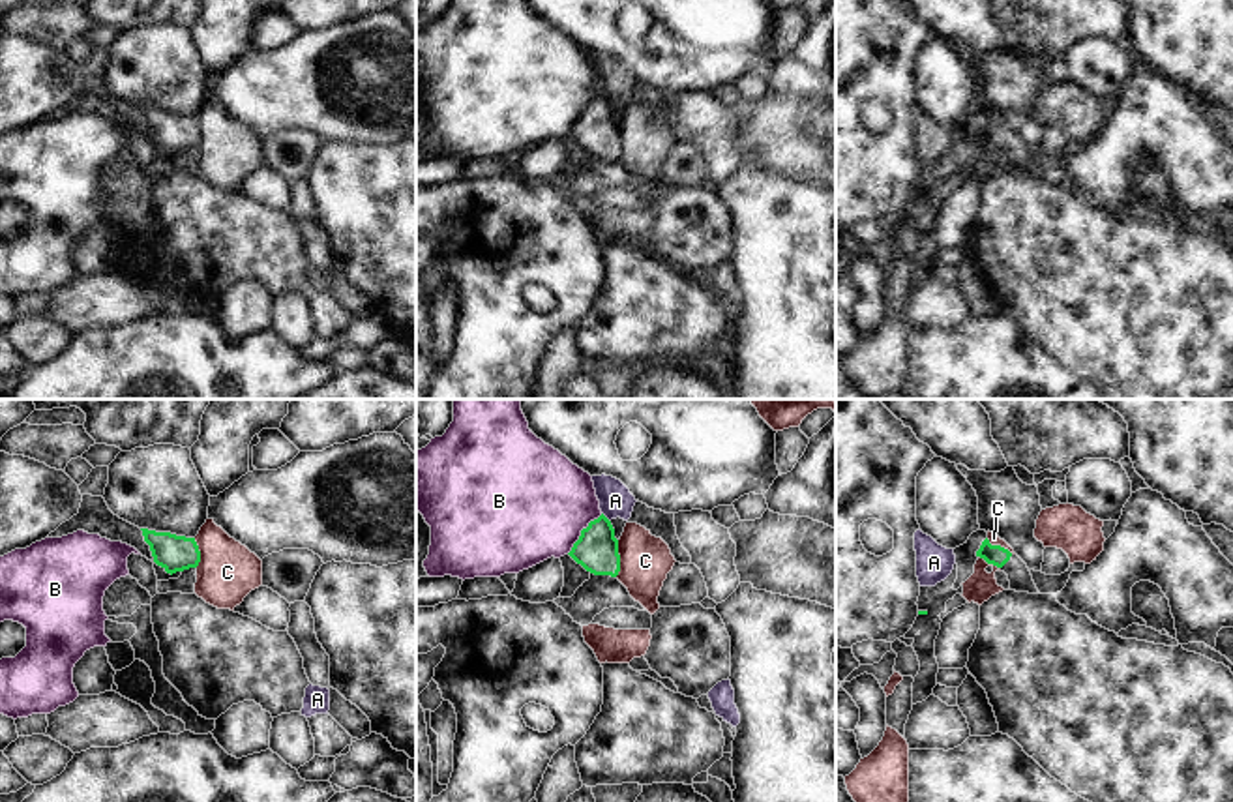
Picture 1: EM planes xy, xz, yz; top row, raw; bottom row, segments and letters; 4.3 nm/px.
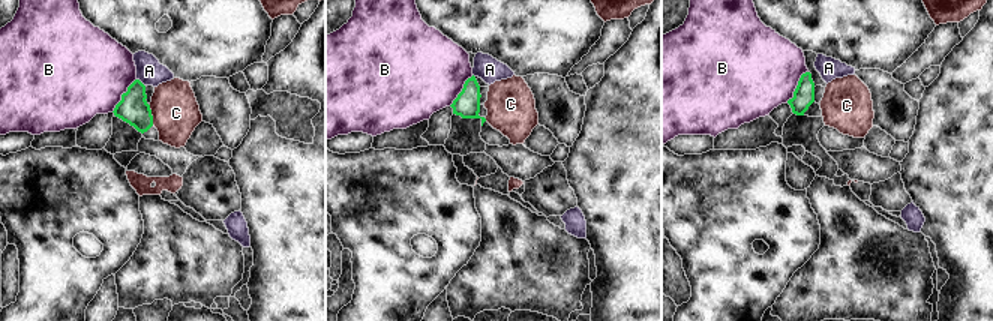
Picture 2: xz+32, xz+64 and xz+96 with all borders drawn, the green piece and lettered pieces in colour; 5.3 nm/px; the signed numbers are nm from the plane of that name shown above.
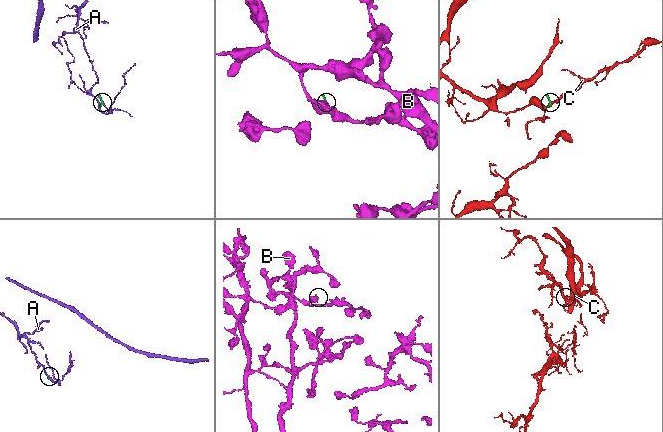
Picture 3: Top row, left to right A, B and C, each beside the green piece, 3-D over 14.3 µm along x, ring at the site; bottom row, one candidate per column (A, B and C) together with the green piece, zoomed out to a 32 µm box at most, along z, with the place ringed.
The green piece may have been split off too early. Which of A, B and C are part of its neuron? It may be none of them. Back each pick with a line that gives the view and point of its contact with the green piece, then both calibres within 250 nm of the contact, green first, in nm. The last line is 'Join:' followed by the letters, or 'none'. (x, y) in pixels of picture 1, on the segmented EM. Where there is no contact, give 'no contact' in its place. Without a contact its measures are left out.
Join: none

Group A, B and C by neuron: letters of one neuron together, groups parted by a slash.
A / B / C

